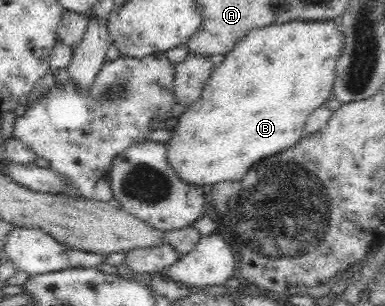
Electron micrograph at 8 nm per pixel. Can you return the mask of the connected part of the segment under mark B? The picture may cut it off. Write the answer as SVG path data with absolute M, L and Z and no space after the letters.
M334 21L270 25L250 30L234 49L225 55L225 60L216 66L197 102L192 103L180 116L178 125L167 141L168 165L182 181L192 185L240 181L244 173L260 159L294 147L303 138L307 117L328 101L336 62L343 50L343 35Z

